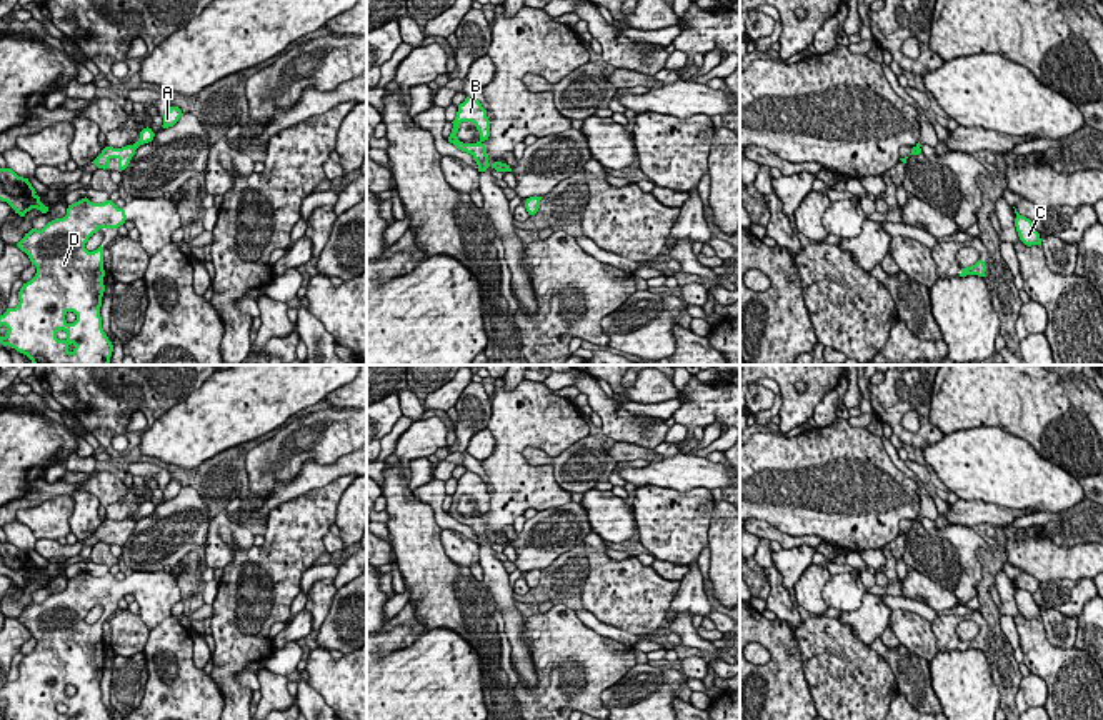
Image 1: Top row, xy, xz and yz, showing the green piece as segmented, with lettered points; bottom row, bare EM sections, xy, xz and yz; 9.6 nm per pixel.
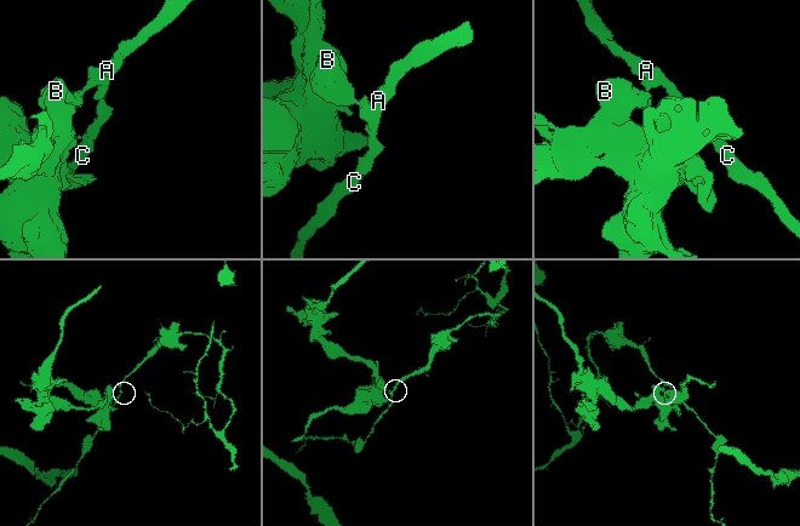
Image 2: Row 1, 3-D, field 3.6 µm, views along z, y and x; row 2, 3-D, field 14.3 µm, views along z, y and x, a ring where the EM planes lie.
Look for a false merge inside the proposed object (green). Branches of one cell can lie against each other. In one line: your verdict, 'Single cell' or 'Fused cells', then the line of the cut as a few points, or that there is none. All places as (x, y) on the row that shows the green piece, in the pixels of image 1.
Fused cells. Split along xz (509, 165), (507, 170)

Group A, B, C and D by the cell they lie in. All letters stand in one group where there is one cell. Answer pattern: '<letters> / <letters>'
A C / B D

